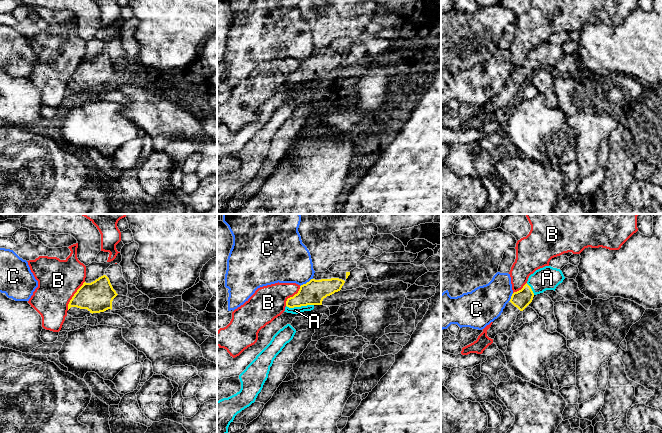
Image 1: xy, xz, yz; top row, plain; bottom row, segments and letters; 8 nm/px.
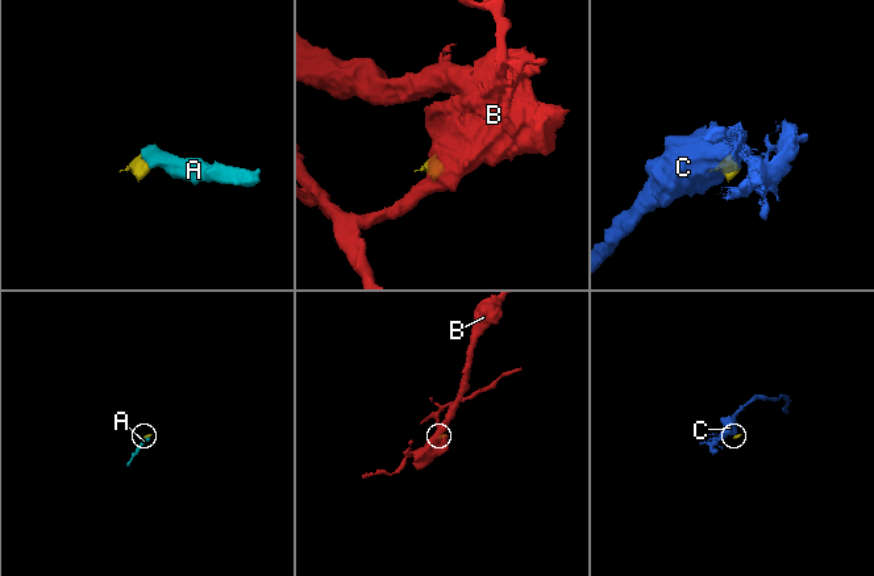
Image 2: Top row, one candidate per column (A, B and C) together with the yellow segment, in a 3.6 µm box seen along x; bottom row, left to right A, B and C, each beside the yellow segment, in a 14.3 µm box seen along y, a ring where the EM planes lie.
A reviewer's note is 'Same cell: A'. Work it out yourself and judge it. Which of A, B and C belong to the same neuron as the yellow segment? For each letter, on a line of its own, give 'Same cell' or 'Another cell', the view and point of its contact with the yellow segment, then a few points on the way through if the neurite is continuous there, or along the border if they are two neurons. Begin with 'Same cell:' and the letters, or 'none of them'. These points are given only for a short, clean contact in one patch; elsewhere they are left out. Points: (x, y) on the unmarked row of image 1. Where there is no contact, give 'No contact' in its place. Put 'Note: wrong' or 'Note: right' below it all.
Same cell: A
A: Same cell. Touches yellow at xz (299, 82). Path across: xz (313, 68), (299, 82), (295, 86)
B: Another cell. Touches yellow at xy (74, 71). Boundary: xy (84, 57), (70, 76), (67, 85)
C: Another cell. Touches yellow at xz (307, 58). Boundary: xz (312, 54), (300, 62)
Note: right

